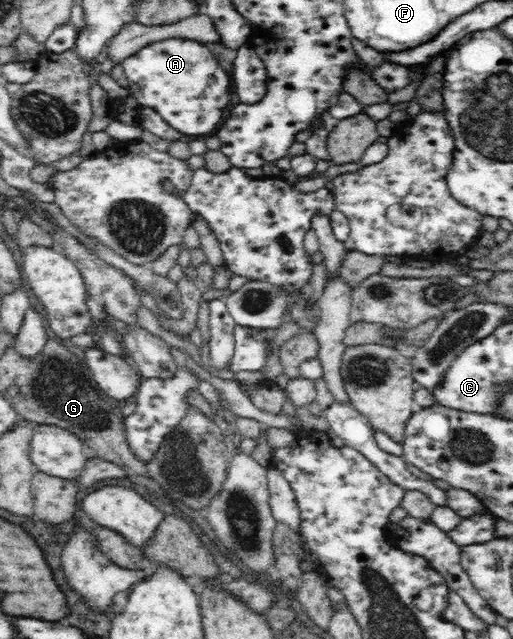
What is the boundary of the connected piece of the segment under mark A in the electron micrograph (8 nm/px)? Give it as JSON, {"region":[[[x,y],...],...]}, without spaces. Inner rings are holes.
{"region":[[[176,37],[164,41],[156,41],[156,43],[146,45],[146,47],[140,49],[138,53],[127,57],[124,61],[122,61],[122,66],[130,83],[130,95],[138,101],[140,107],[154,109],[158,114],[160,114],[164,121],[166,121],[166,124],[170,125],[174,130],[176,130],[176,133],[184,133],[184,135],[208,135],[208,133],[216,131],[216,127],[222,123],[224,115],[226,115],[228,111],[231,111],[230,99],[232,99],[232,81],[230,81],[230,75],[228,75],[228,71],[224,73],[224,66],[220,65],[220,62],[216,60],[216,56],[212,52],[212,48],[206,44],[192,41],[190,39]]]}

